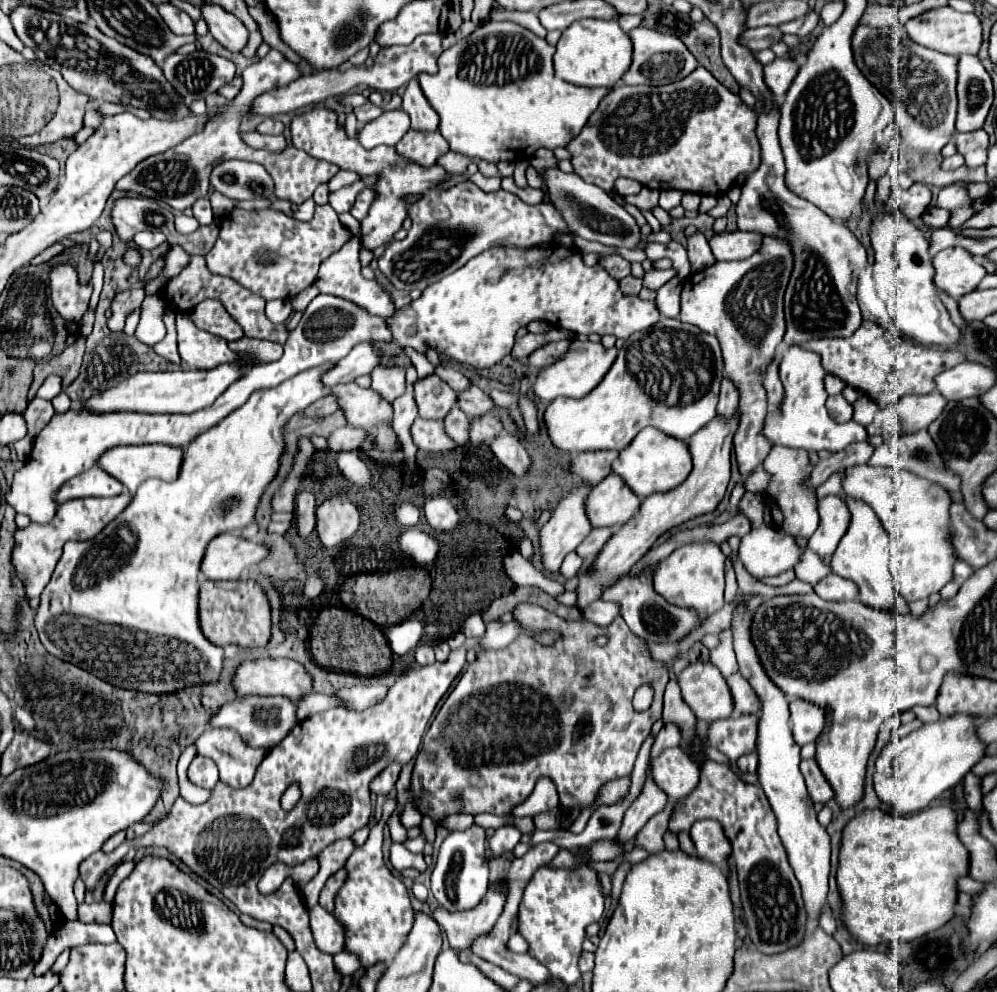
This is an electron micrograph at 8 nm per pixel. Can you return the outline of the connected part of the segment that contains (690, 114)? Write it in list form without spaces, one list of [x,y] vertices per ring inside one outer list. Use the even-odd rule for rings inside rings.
[[[697,67],[689,77],[665,87],[617,85],[605,95],[605,101],[589,117],[585,129],[565,149],[571,153],[573,171],[583,181],[605,191],[613,189],[617,177],[629,177],[651,189],[679,189],[717,197],[731,189],[739,173],[753,173],[761,165],[761,145],[755,129],[757,113],[705,67]]]

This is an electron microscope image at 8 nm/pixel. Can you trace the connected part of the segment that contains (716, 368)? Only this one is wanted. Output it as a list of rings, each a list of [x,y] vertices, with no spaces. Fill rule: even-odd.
[[[663,317],[657,325],[633,333],[623,343],[611,369],[591,393],[587,393],[581,399],[557,397],[547,405],[543,421],[551,443],[557,449],[569,453],[601,451],[601,449],[621,451],[631,443],[631,439],[643,427],[655,427],[669,437],[687,441],[693,433],[697,433],[717,415],[717,397],[719,397],[721,379],[723,379],[723,359],[717,339],[709,333],[699,331],[693,325],[681,323],[679,319]]]

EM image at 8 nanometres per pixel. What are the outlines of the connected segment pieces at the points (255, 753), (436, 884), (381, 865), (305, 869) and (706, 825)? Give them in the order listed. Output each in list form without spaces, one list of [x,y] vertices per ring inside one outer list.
[[[208,729],[196,740],[199,755],[211,757],[217,767],[221,781],[229,787],[247,787],[253,781],[255,769],[265,757],[263,749],[241,743],[241,737],[233,729]]]
[[[473,825],[467,831],[451,831],[447,839],[441,843],[433,875],[431,875],[431,891],[439,897],[439,903],[449,911],[465,911],[473,909],[487,893],[489,885],[489,863],[485,859],[485,833],[483,827]]]
[[[388,797],[383,805],[381,820],[371,829],[365,845],[357,847],[345,863],[347,879],[335,897],[333,917],[345,925],[345,951],[359,957],[361,967],[369,969],[377,963],[389,965],[405,945],[409,929],[413,927],[413,907],[411,893],[399,877],[391,873],[383,859],[381,843],[385,821],[391,816],[397,805],[396,798]]]
[[[311,857],[311,859],[307,859],[305,863],[299,863],[299,865],[295,865],[295,867],[291,869],[291,879],[293,879],[293,881],[297,883],[297,887],[301,889],[315,873],[317,873],[317,859]]]
[[[701,819],[693,823],[689,833],[695,843],[697,855],[707,861],[713,861],[723,869],[723,873],[727,873],[727,857],[731,853],[731,843],[723,833],[721,823],[713,819]]]

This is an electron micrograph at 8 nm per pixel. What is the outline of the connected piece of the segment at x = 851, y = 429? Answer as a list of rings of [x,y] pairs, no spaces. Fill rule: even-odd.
[[[797,345],[789,347],[783,355],[783,361],[779,365],[781,381],[785,387],[785,397],[781,401],[781,413],[767,413],[765,417],[765,429],[761,429],[761,435],[773,445],[783,445],[791,449],[805,449],[805,451],[841,451],[849,443],[867,439],[865,427],[855,423],[853,419],[847,423],[837,423],[829,417],[825,409],[827,393],[823,389],[823,377],[827,375],[821,367],[821,359],[817,353],[805,351]]]

